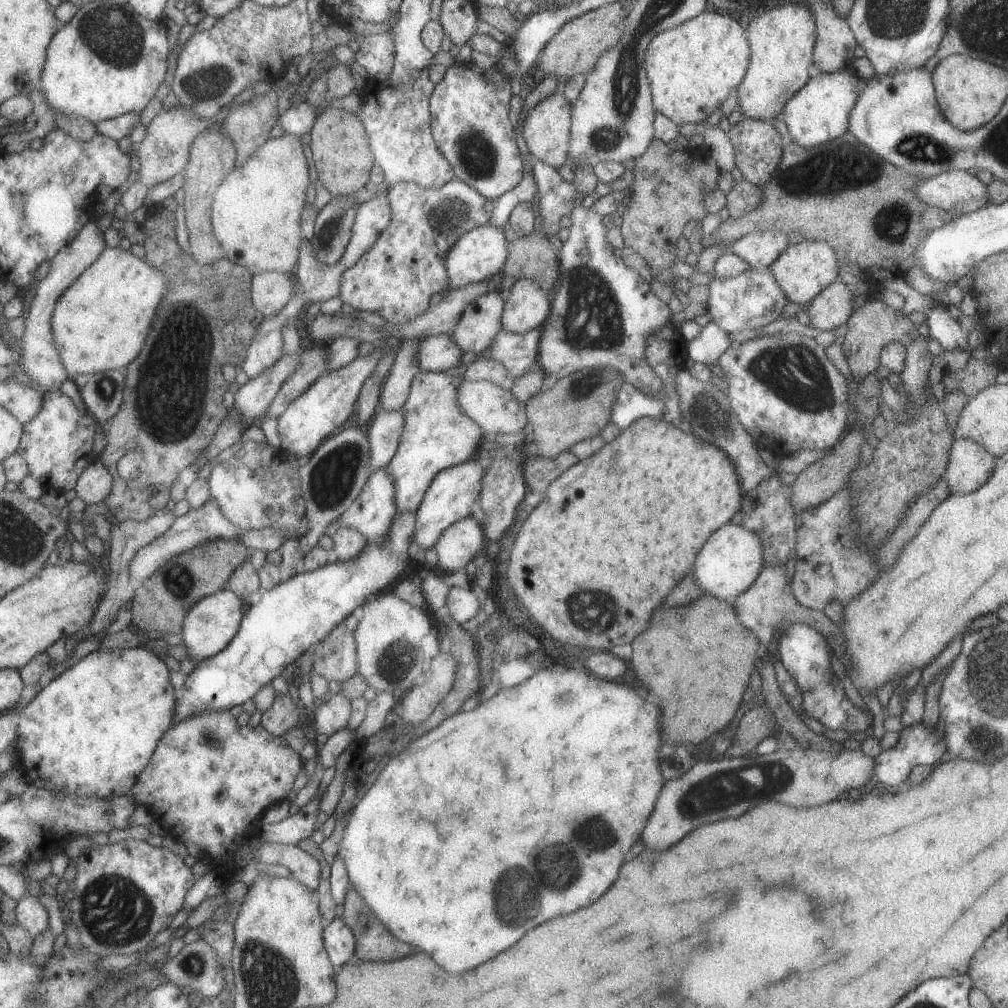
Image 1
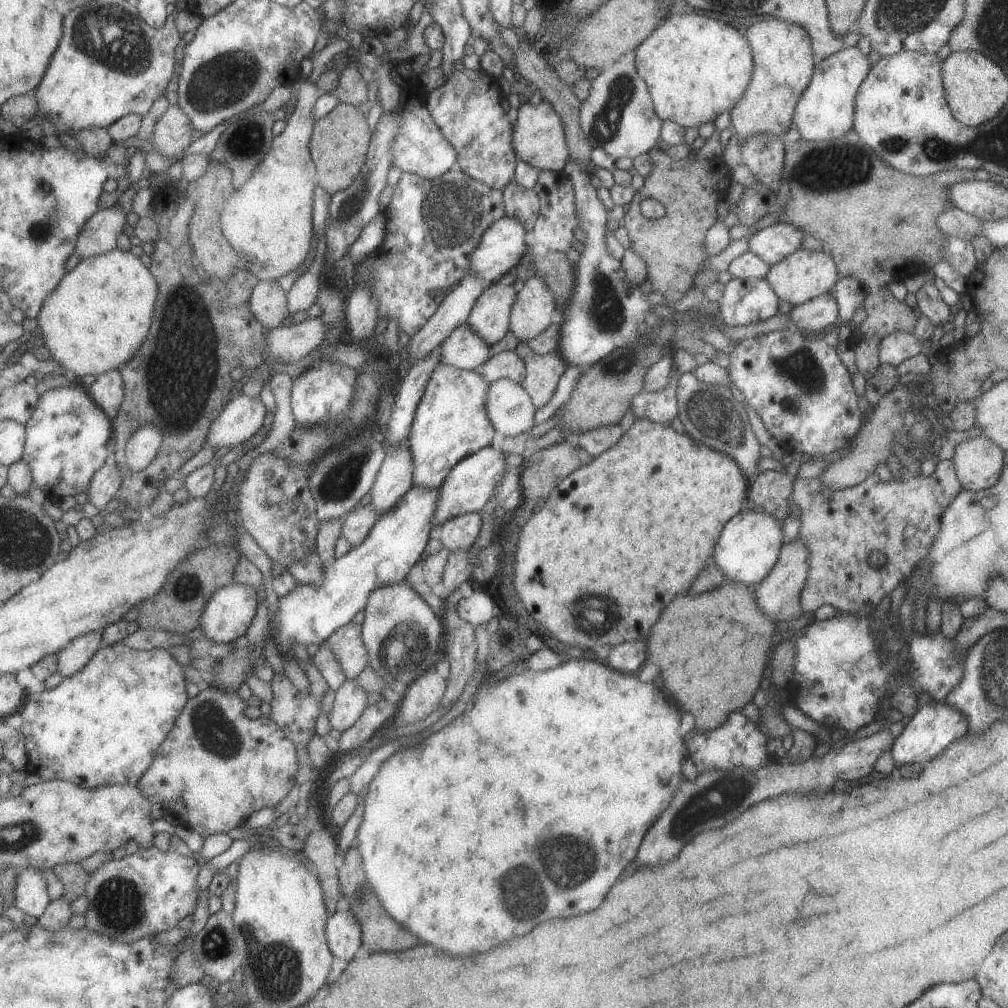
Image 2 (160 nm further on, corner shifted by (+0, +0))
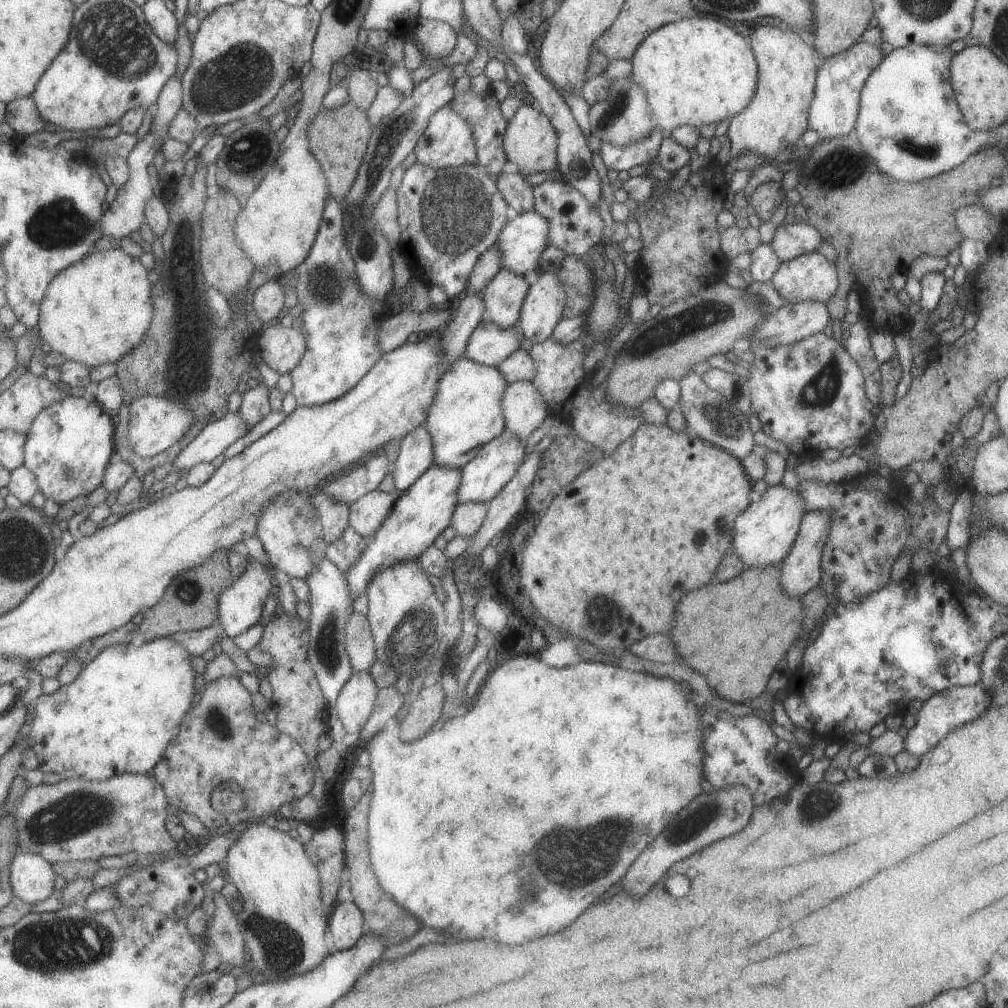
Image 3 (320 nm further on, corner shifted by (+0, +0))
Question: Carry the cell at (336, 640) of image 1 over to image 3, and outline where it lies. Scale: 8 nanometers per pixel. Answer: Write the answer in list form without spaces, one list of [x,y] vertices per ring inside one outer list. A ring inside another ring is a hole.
[[[353,611],[345,627],[346,651],[353,672],[367,671],[376,661],[374,640],[366,615]]]

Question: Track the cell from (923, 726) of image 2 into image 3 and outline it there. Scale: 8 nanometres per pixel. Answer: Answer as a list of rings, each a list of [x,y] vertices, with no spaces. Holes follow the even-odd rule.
[[[979,681],[972,685],[949,687],[937,694],[933,694],[918,711],[917,721],[912,729],[907,731],[904,738],[904,750],[919,758],[932,749],[948,732],[958,726],[975,720],[990,706],[990,692]]]

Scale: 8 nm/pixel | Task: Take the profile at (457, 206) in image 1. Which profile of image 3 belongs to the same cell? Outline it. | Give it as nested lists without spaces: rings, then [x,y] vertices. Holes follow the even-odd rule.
[[[415,161],[403,173],[396,188],[396,217],[400,228],[398,250],[405,257],[411,277],[426,286],[438,286],[449,299],[466,292],[466,282],[474,264],[491,246],[507,222],[509,205],[497,188],[494,177],[477,165],[432,169]]]

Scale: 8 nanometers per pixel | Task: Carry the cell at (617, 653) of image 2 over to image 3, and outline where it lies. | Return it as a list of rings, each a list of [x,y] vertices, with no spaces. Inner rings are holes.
[[[652,634],[646,636],[643,640],[634,642],[627,647],[627,650],[641,658],[641,660],[675,662],[677,660],[677,652],[673,650],[671,644],[673,642],[669,634]]]

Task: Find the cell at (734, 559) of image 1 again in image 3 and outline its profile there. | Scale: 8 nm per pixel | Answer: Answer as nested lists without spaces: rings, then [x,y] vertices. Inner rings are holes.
[[[781,482],[770,487],[768,486],[760,495],[755,497],[755,501],[749,503],[745,510],[742,510],[735,517],[731,552],[735,553],[746,567],[762,567],[781,562],[789,550],[791,550],[800,527],[800,520],[805,513],[804,500],[798,490],[793,491],[792,489],[785,488]]]

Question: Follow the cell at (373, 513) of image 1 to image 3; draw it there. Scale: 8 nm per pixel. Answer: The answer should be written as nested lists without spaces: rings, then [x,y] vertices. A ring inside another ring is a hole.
[[[424,425],[410,431],[400,441],[391,472],[394,492],[406,491],[433,463],[432,440]]]

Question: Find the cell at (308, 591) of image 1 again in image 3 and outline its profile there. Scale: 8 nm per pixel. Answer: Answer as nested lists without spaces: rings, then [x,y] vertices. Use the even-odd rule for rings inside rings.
[[[433,463],[406,491],[400,493],[389,514],[375,531],[373,540],[366,544],[361,556],[344,573],[350,592],[350,601],[366,590],[370,578],[385,567],[396,565],[405,559],[415,559],[433,544],[441,532],[450,525],[458,503],[457,487],[461,469]]]

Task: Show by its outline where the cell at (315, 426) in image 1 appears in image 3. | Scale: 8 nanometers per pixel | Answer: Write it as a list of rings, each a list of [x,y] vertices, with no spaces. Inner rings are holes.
[[[329,196],[322,210],[322,219],[318,231],[305,257],[298,267],[287,274],[281,273],[275,278],[282,286],[286,278],[293,276],[289,286],[293,288],[297,304],[302,311],[300,333],[304,338],[305,350],[301,360],[290,370],[292,387],[290,392],[299,406],[317,406],[342,397],[348,390],[365,376],[365,373],[383,354],[378,345],[378,330],[385,318],[393,315],[385,300],[374,301],[362,293],[354,271],[354,260],[348,249],[347,240],[343,239],[343,210],[340,201]]]

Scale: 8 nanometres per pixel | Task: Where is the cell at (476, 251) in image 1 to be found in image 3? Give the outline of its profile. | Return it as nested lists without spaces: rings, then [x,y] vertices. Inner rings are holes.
[[[535,210],[505,222],[494,242],[501,255],[500,266],[520,275],[530,270],[539,271],[541,253],[549,245],[548,230],[548,220]]]

